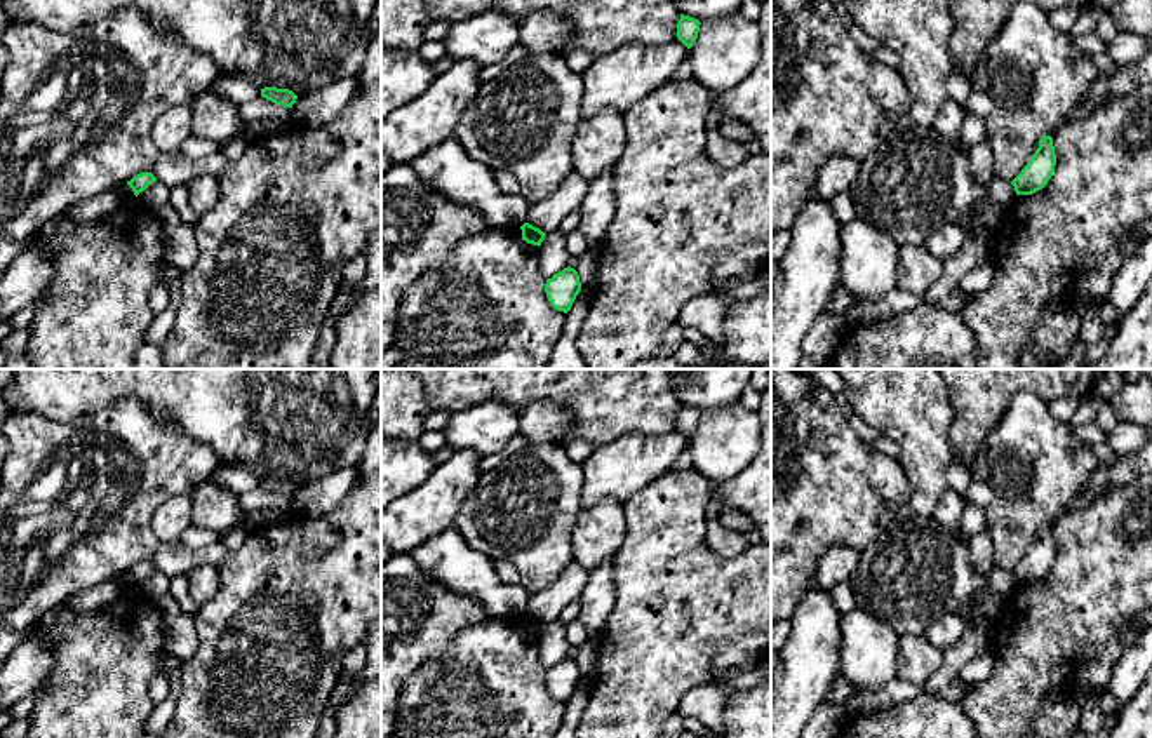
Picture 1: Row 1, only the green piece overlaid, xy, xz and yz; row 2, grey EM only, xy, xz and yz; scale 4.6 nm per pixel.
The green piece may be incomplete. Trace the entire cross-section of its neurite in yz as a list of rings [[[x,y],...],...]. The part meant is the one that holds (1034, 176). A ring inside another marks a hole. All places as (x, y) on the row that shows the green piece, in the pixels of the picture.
[[[1042,136],[1039,148],[1032,155],[1030,162],[1011,181],[1016,195],[1032,195],[1042,190],[1051,179],[1056,165],[1056,153],[1051,136]]]

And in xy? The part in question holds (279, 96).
[[[265,87],[261,89],[261,96],[275,104],[282,104],[285,108],[292,108],[298,96],[289,89]]]

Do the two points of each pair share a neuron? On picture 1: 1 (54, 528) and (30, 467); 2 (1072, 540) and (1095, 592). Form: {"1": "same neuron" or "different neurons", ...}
{"1": "same neuron", "2": "same neuron"}

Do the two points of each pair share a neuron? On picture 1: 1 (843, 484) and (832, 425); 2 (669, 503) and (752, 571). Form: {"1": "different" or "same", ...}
{"1": "same", "2": "same"}

